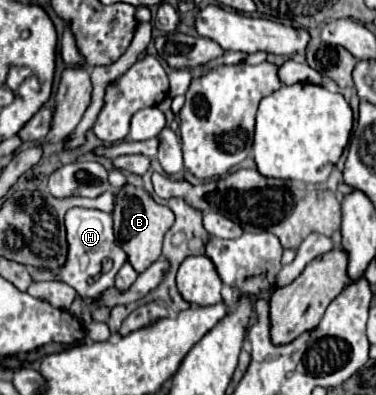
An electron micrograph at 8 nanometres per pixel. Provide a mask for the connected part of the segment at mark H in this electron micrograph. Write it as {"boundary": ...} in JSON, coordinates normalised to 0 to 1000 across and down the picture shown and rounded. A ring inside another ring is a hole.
{"boundary":[[[189,527],[173,547],[178,567],[178,613],[184,613],[184,648],[168,678],[146,684],[157,694],[157,709],[184,719],[210,749],[221,754],[253,754],[269,749],[269,739],[290,724],[301,724],[301,704],[322,668],[338,658],[338,643],[306,618],[301,597],[301,552],[285,537],[269,532],[237,532],[237,527]],[[290,653],[301,663],[301,678],[290,689],[269,689],[269,658]],[[247,699],[258,709],[237,714]]]}

